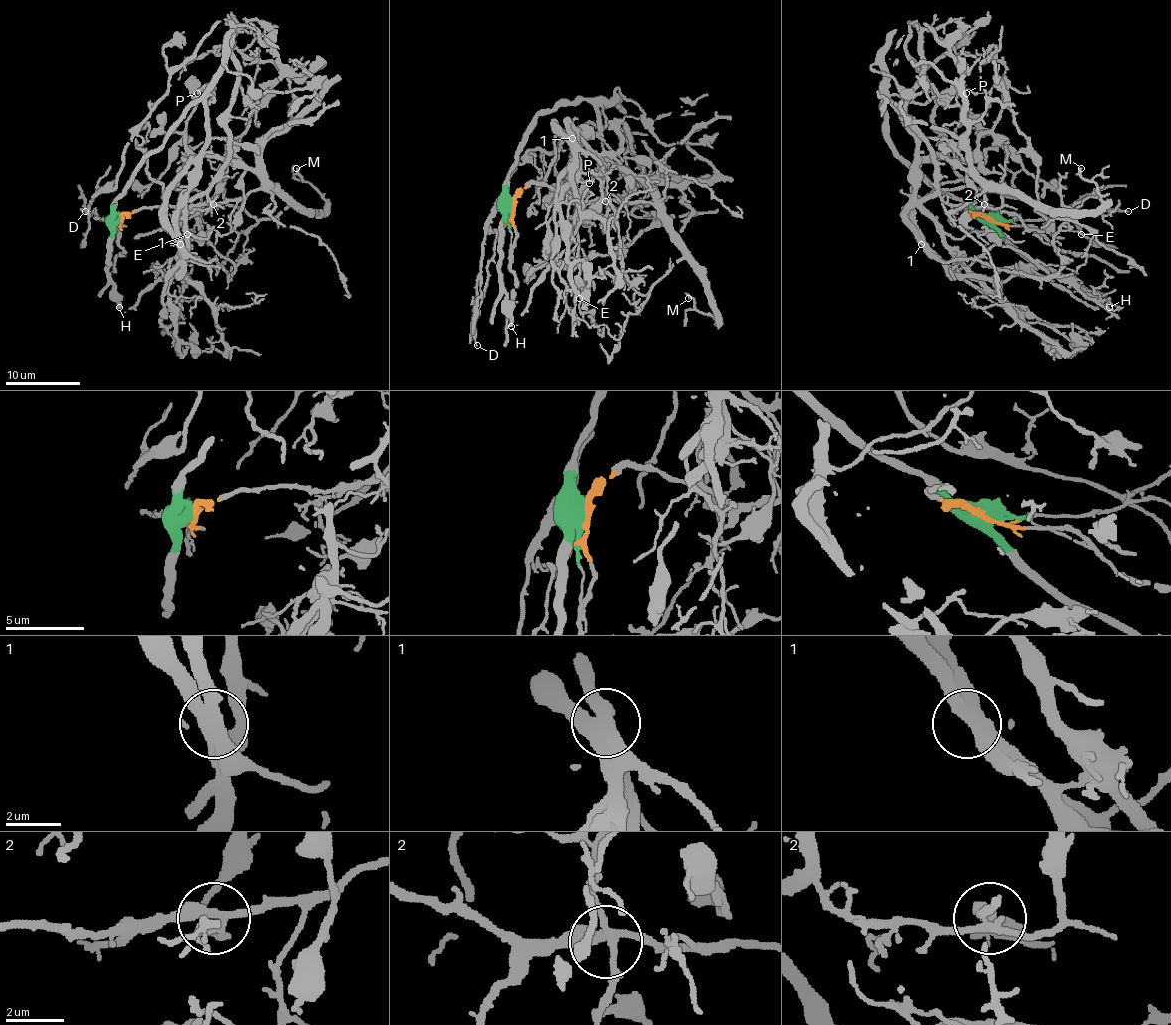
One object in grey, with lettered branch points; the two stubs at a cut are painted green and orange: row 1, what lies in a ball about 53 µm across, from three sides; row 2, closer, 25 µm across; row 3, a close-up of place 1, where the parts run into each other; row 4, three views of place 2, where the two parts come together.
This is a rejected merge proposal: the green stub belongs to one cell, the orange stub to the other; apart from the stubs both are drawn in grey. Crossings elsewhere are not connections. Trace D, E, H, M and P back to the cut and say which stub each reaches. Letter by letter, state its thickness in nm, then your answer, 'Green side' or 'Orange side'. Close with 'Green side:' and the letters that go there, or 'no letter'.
D: Thickness 110 nm. Orange side
E: Thickness 130 nm. Green side
H: Thickness 360 nm. Green side
M: Thickness 150 nm. Orange side
P: Thickness 180 nm. Green side
Green side: E, H, P

